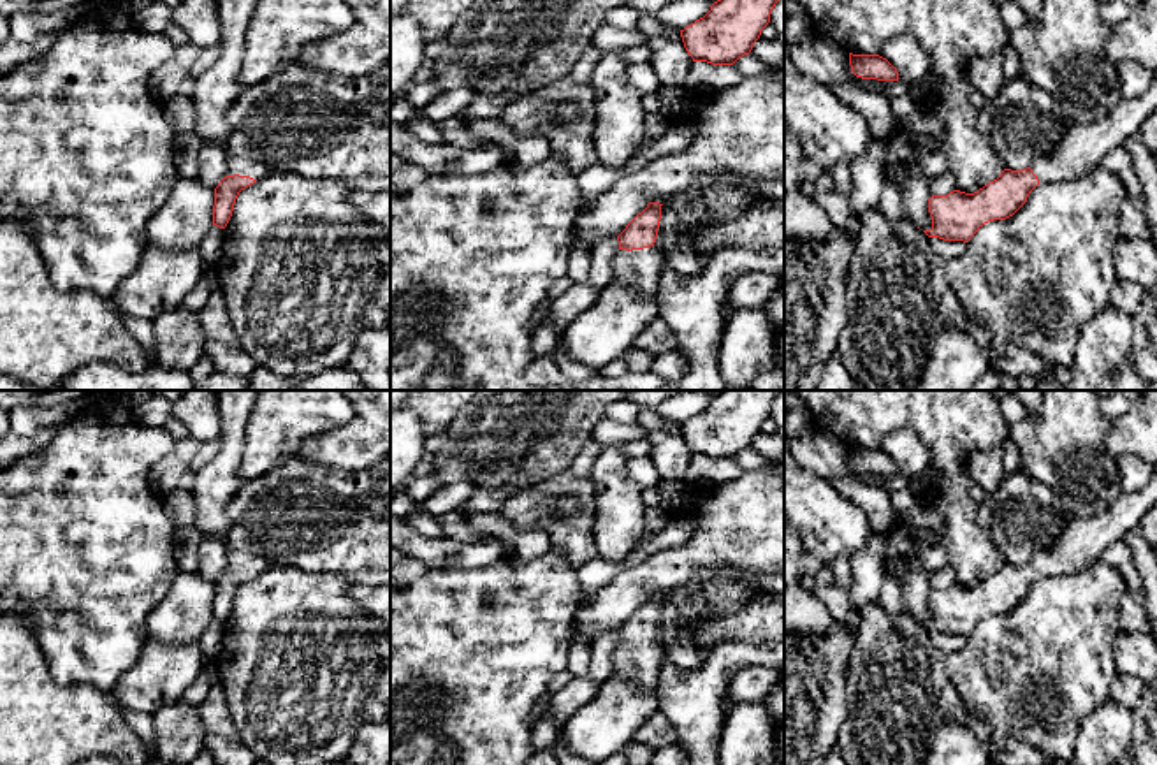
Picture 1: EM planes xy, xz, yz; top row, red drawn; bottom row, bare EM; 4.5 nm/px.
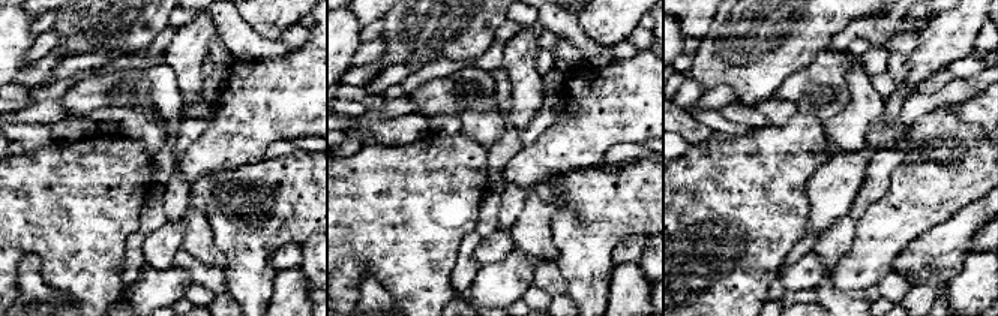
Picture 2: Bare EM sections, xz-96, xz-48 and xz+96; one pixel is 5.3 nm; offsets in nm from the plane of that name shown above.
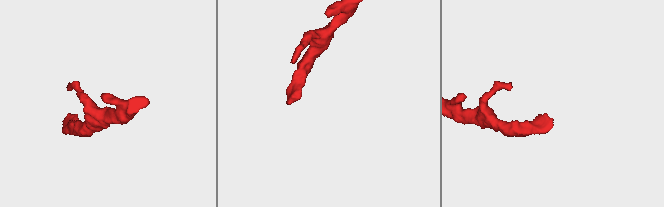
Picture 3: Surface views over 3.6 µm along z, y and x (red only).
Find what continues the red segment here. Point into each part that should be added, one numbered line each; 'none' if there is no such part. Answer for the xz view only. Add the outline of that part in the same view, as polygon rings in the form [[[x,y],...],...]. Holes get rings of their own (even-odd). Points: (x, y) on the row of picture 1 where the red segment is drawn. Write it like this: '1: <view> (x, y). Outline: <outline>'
1: xz (640, 268). Outline: [[[656,246],[619,250],[614,259],[614,283],[629,283],[640,294],[654,292],[659,281],[661,253]]]

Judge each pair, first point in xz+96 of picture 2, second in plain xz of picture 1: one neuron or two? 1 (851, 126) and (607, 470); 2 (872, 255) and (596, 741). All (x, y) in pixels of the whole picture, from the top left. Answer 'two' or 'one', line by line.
1: one
2: one

